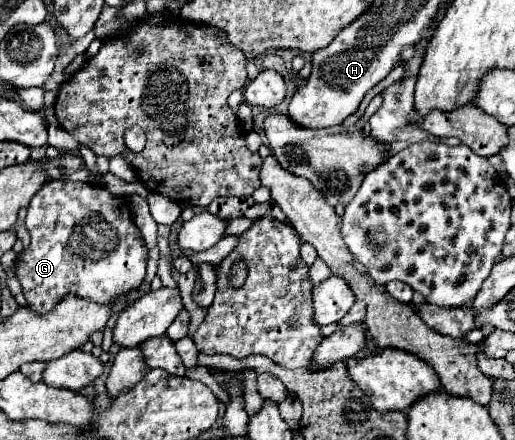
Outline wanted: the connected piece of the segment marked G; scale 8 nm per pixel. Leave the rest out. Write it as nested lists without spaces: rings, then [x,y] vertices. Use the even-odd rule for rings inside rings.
[[[49,180],[29,202],[25,224],[31,234],[31,244],[17,262],[17,278],[29,306],[35,312],[45,314],[53,310],[53,306],[57,306],[57,302],[69,294],[97,304],[111,304],[119,296],[139,288],[145,280],[147,246],[137,236],[131,206],[125,198],[111,196],[103,186],[89,182]]]

